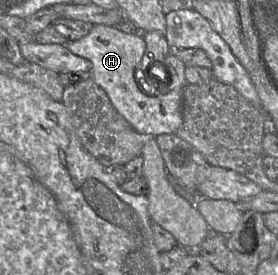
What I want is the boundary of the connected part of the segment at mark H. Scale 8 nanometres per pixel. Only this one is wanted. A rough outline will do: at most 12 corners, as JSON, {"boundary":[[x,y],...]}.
{"boundary":[[93,25],[65,45],[140,134],[176,134],[184,89],[140,70],[142,37]]}

